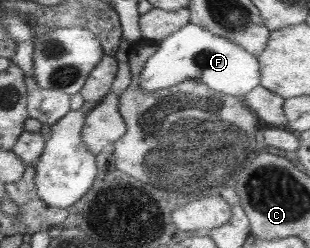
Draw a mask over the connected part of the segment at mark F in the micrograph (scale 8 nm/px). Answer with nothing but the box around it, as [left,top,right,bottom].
[137,23,260,99]

